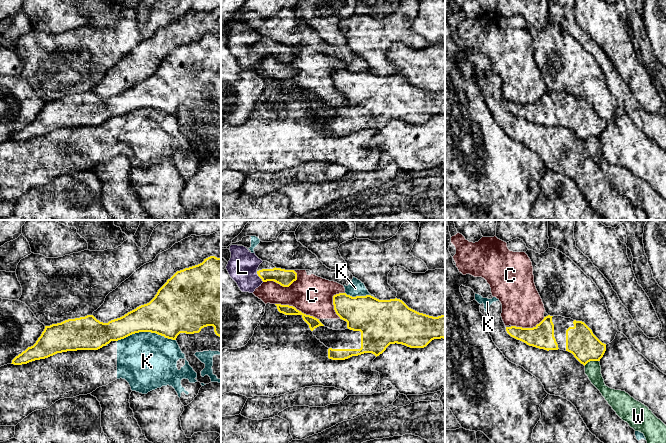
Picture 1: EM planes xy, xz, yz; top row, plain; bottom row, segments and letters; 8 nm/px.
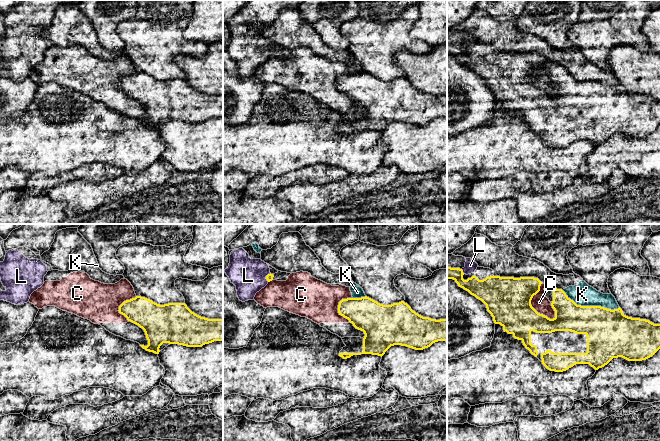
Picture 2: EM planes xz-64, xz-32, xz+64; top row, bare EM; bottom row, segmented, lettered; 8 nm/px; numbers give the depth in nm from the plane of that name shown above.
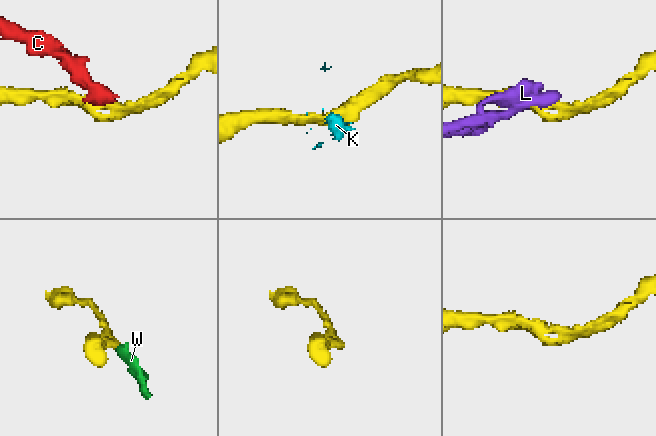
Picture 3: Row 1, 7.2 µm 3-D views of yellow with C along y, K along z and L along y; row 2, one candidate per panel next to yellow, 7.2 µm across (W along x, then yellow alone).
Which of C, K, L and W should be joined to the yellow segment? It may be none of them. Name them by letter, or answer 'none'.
none

